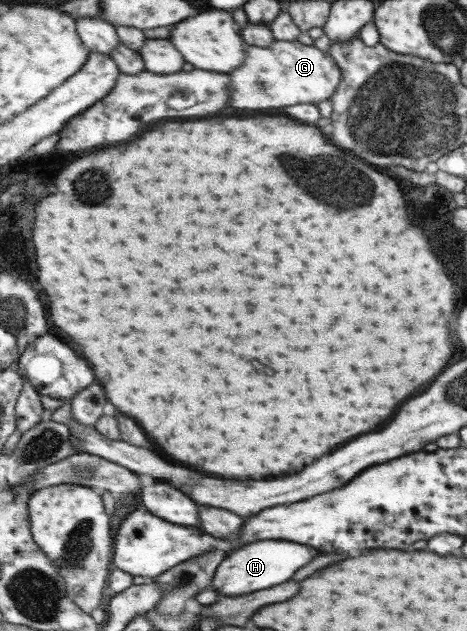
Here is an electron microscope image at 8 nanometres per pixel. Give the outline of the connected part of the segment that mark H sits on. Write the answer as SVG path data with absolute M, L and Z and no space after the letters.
M259 541L251 543L233 555L229 555L223 565L217 571L217 577L211 587L217 589L223 595L245 595L261 589L269 589L273 585L289 581L299 569L309 565L315 557L319 557L319 551L313 547L295 547L293 541Z

